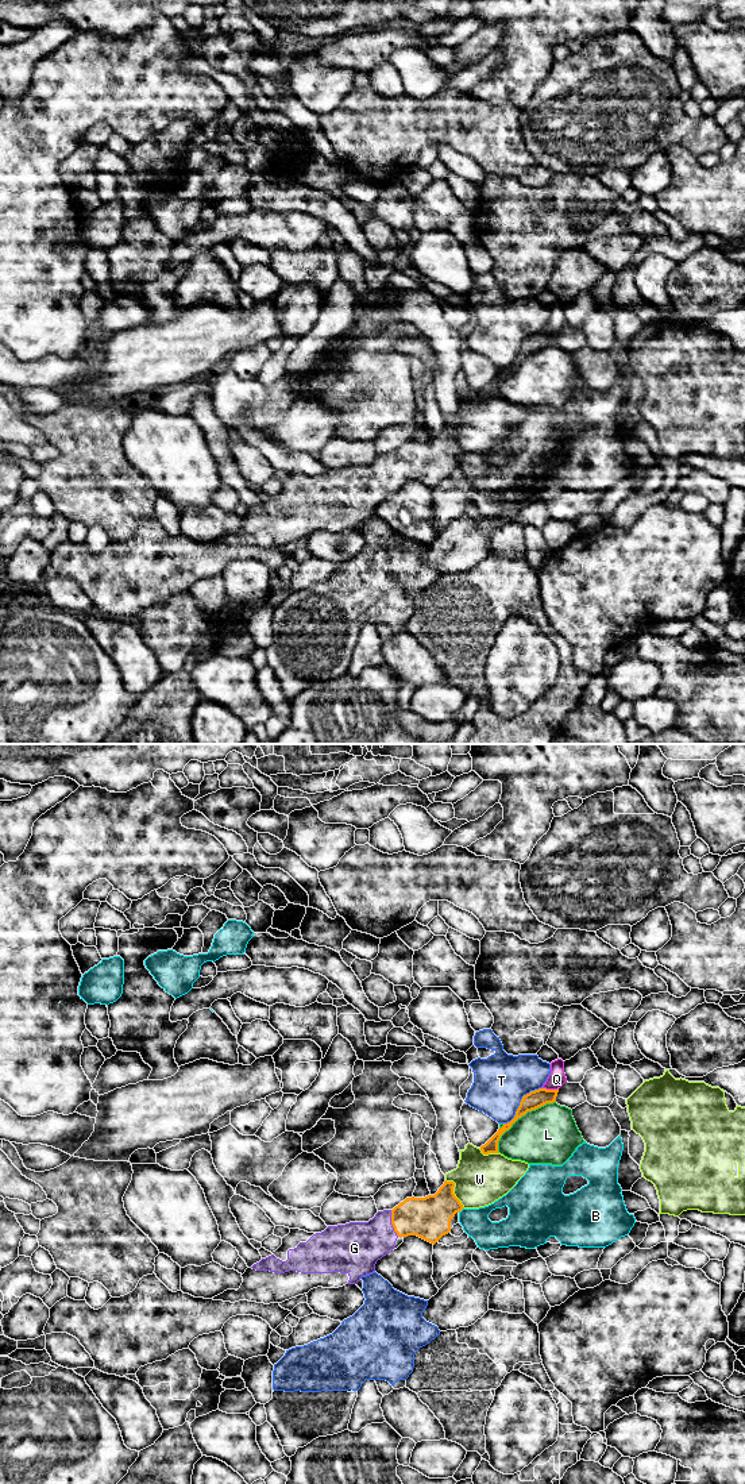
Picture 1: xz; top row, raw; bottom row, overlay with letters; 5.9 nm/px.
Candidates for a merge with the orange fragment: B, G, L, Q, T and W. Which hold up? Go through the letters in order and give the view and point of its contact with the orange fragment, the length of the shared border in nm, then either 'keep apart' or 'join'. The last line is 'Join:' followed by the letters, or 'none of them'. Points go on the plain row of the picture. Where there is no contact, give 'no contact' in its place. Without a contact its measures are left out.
B: meets orange in xz at (460, 454); contact 50 nm long; keep apart
G: meets orange in xz at (392, 467); contact 170 nm long; join
L: meets orange in xz at (520, 361); contact 460 nm long; keep apart
Q: meets orange in xz at (549, 334); contact 100 nm long; keep apart
T: meets orange in xz at (520, 347); contact 320 nm long; keep apart
W: meets orange in xz at (452, 435); contact 200 nm long; keep apart
Join: G

